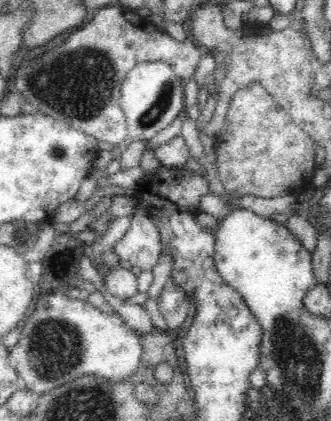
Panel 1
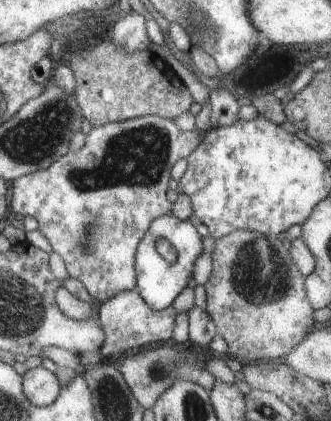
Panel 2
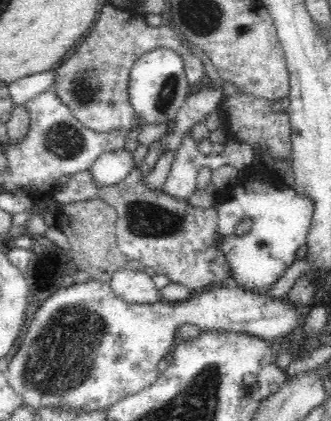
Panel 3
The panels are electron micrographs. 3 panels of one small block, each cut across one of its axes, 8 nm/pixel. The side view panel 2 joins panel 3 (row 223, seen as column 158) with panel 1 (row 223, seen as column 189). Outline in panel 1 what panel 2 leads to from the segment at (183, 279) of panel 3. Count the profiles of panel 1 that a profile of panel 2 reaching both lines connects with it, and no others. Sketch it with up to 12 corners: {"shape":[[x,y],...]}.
{"shape":[[138,210],[116,242],[120,260],[152,272],[162,256],[152,214]]}

